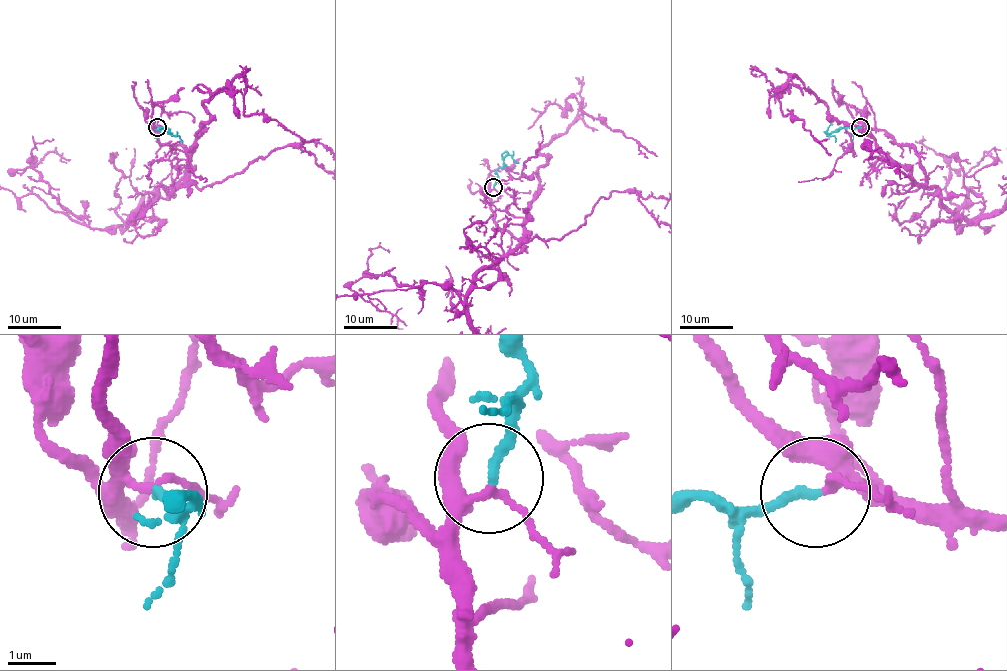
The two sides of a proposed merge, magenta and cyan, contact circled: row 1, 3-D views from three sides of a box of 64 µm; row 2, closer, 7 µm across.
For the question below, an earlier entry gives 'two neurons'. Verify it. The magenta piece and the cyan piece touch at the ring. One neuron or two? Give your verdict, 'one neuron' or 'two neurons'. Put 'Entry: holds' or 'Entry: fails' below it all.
one neuron
Entry: fails

